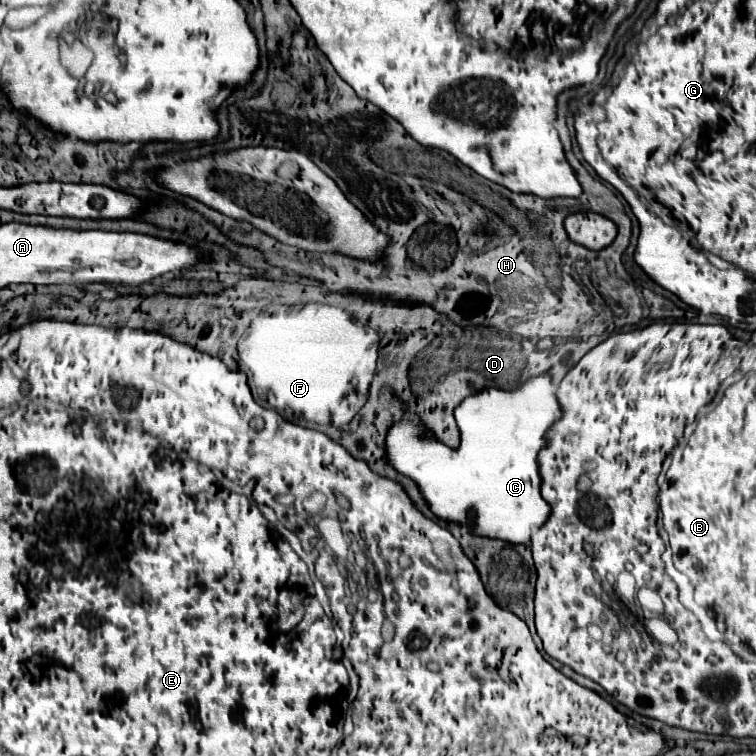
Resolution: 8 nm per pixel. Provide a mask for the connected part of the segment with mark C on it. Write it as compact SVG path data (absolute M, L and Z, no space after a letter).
M538 375L516 391L488 387L466 397L456 407L456 423L462 439L456 451L430 437L418 417L410 413L404 423L390 429L386 457L396 471L410 475L418 483L434 515L450 521L466 521L466 511L476 509L474 533L528 545L532 531L542 527L550 515L550 507L540 497L536 457L546 445L546 431L558 417L560 405L550 375Z

